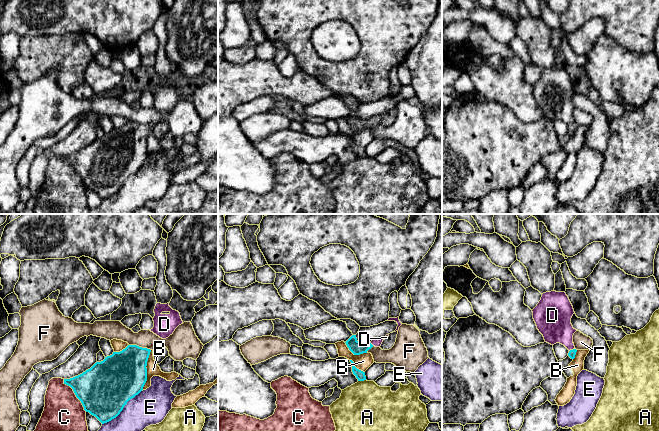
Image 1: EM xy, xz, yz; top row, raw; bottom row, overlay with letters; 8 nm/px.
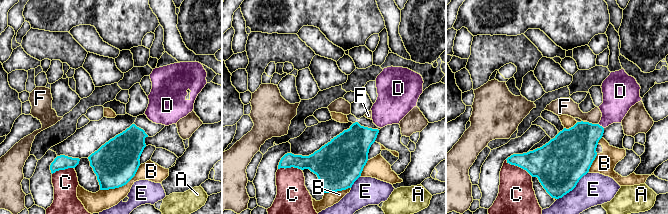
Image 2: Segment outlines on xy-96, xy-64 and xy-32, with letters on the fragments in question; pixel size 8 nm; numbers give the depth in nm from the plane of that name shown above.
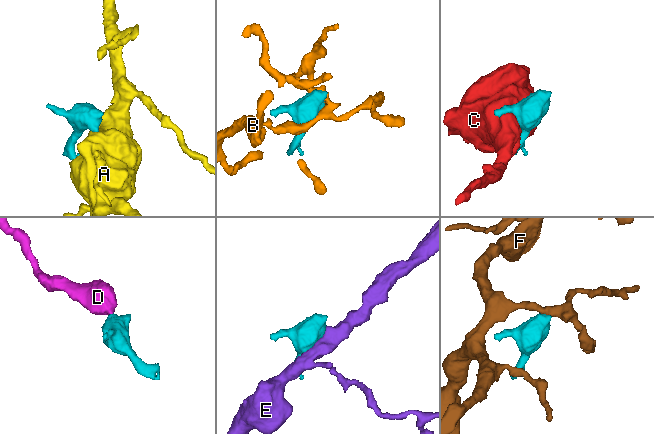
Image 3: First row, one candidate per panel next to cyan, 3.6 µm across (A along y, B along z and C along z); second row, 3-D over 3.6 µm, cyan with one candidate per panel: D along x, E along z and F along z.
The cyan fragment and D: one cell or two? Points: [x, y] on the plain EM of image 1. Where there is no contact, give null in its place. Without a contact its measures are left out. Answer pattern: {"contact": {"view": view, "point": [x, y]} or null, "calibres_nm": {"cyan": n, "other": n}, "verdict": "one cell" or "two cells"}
{"contact": {"view": "yz", "point": [571, 126]}, "calibres_nm": {"cyan": 60, "other": 260}, "verdict": "one cell"}

